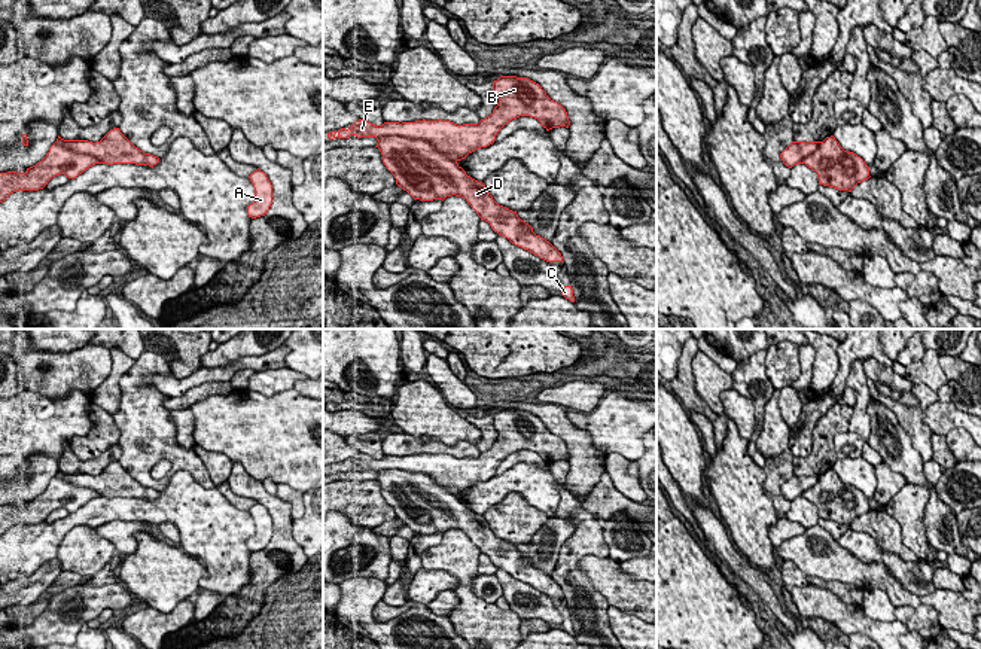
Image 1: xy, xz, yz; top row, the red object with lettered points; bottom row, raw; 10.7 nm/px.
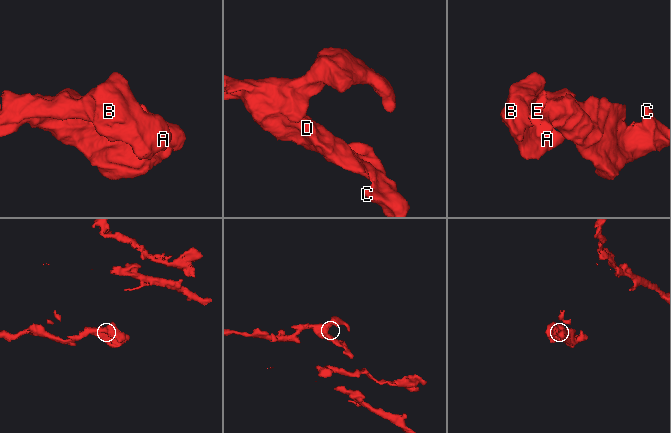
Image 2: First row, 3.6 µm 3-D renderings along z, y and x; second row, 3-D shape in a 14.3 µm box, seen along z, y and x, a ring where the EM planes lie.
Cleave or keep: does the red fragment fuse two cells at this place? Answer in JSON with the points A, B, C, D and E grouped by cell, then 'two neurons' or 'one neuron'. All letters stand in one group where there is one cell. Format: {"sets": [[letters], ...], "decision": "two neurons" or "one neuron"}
{"sets": [["A", "B", "E"], ["C", "D"]], "decision": "two neurons"}

